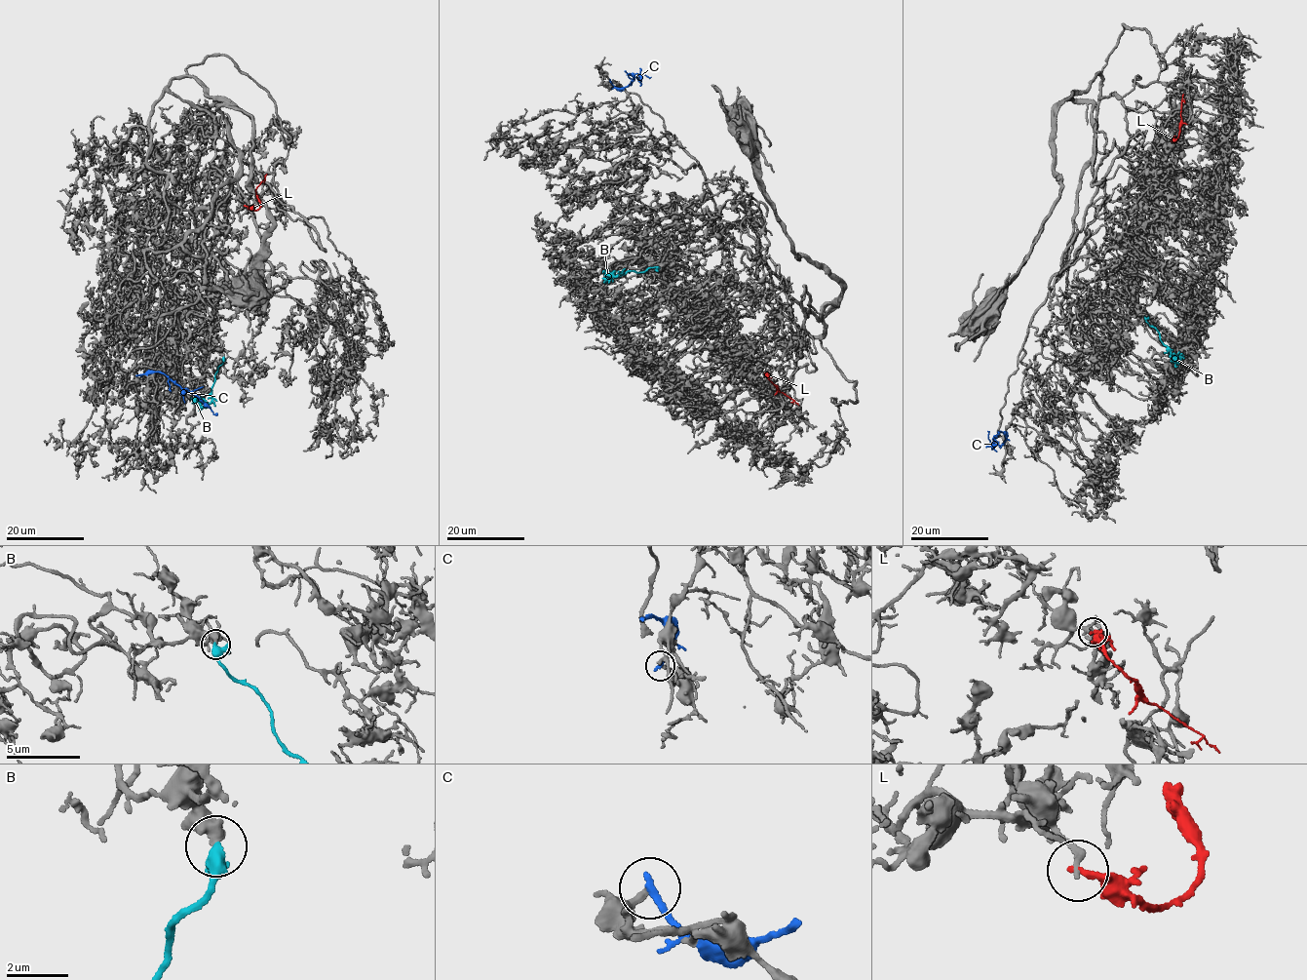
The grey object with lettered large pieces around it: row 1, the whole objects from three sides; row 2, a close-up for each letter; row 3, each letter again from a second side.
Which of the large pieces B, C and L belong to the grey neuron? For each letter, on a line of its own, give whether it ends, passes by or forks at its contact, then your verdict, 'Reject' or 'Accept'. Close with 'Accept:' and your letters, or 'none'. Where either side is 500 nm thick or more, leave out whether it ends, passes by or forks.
B: Accept
C: It ends there. Reject
L: It ends there. Reject
Accept: B

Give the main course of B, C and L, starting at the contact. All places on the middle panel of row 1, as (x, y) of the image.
B: (659, 268), (637, 273), (632, 270), (616, 275), (612, 273), (611, 276), (605, 269)
C: (610, 81), (619, 88), (629, 86), (635, 77), (641, 80), (640, 68)
L: (765, 372), (779, 391), (798, 405)

